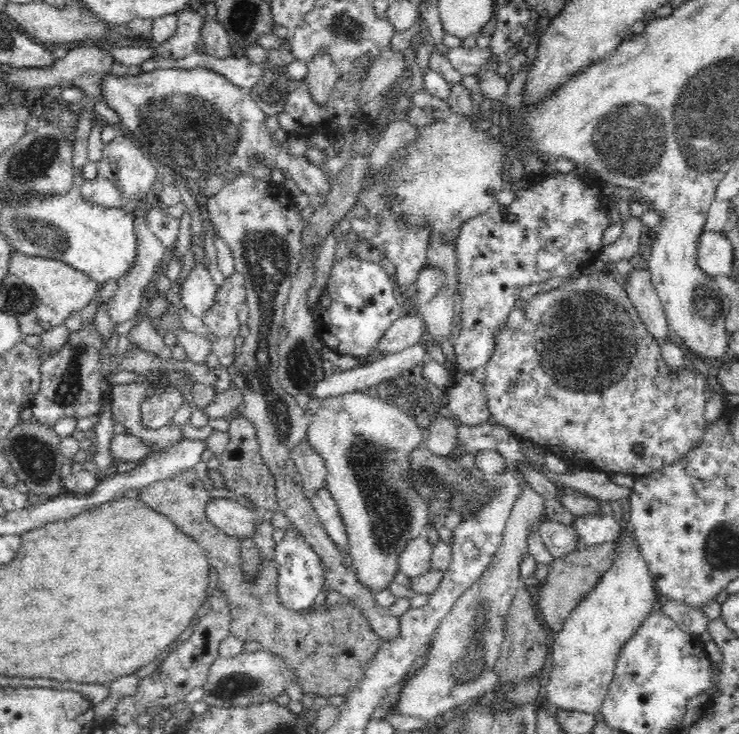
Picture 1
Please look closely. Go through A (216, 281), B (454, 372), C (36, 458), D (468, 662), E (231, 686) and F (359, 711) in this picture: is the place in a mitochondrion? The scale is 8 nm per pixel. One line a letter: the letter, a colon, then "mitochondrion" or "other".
A: other
B: other
C: mitochondrion
D: mitochondrion
E: mitochondrion
F: other

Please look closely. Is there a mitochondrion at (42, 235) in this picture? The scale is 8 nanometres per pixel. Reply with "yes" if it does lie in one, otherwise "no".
yes

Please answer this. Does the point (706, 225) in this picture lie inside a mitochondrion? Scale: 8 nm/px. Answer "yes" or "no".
no

